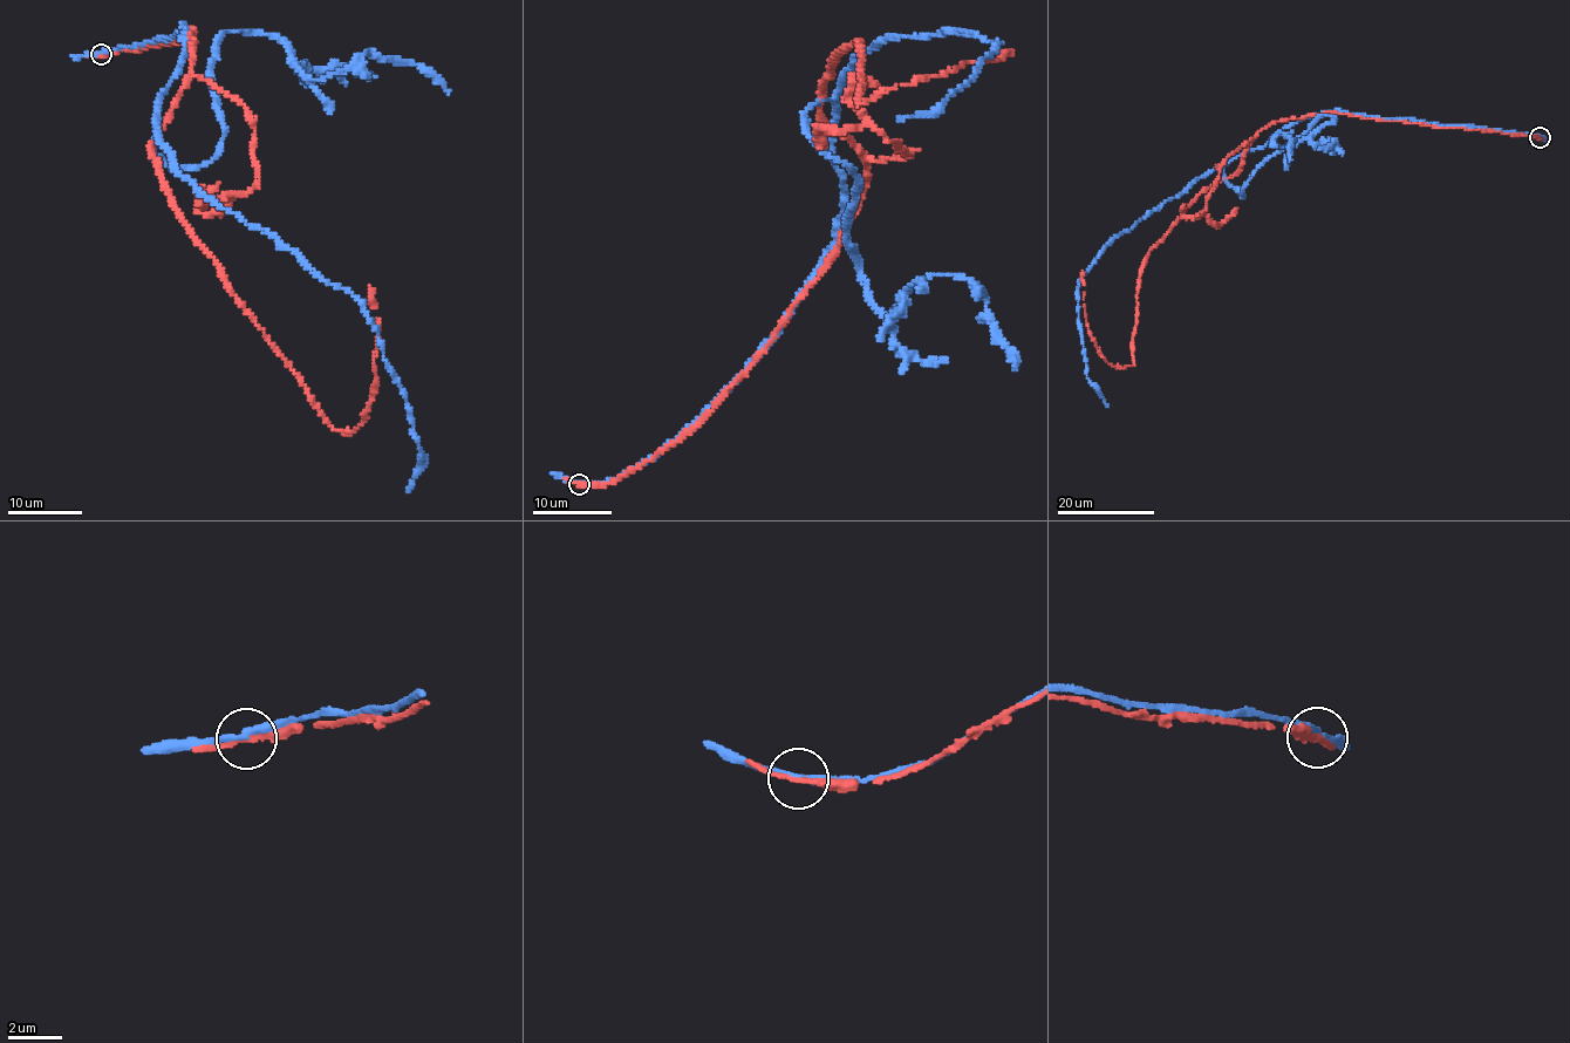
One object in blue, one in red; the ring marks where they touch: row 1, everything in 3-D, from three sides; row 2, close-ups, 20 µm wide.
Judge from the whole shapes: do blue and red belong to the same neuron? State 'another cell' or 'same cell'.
another cell

